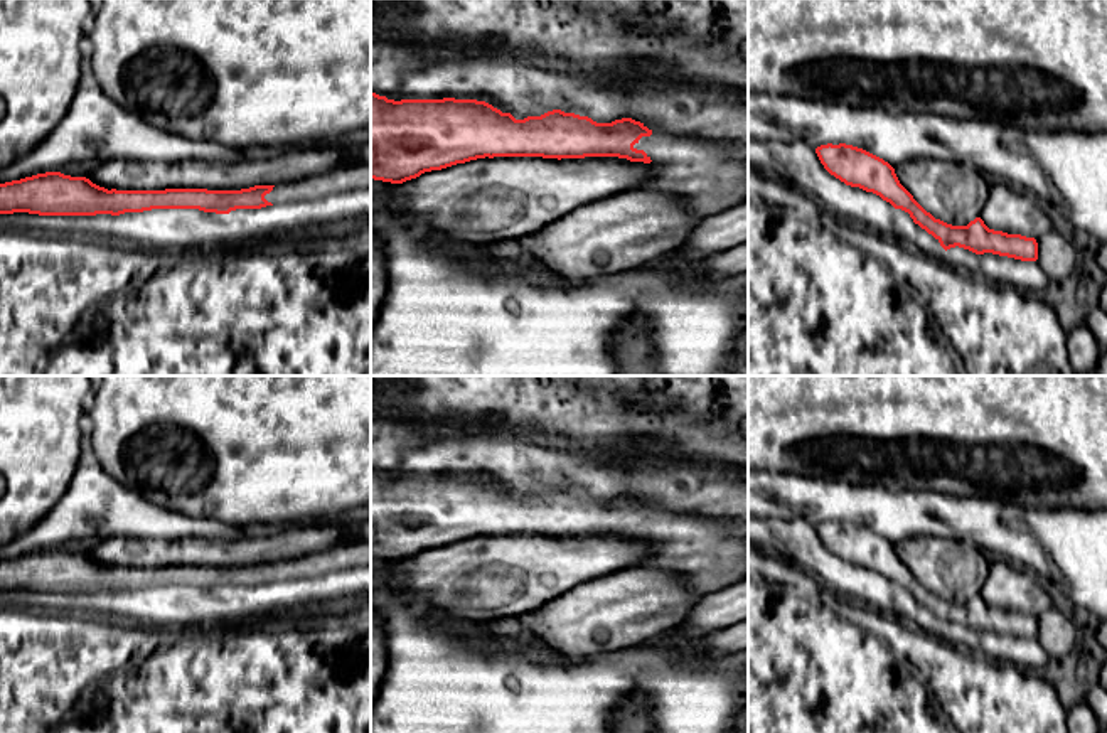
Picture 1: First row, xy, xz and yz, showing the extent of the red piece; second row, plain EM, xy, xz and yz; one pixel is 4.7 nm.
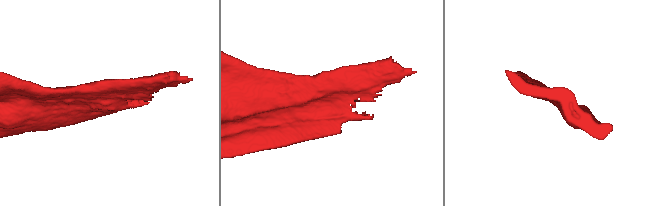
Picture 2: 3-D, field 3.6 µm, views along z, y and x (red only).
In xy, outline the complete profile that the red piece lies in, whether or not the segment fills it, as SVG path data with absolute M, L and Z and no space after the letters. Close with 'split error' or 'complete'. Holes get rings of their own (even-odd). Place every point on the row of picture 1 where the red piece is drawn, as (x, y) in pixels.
M371 163L337 165L332 170L313 174L302 180L281 185L254 185L241 190L108 190L86 177L45 172L0 184L0 214L120 216L152 209L199 209L229 214L236 209L318 201L367 187L371 187Z; split error

